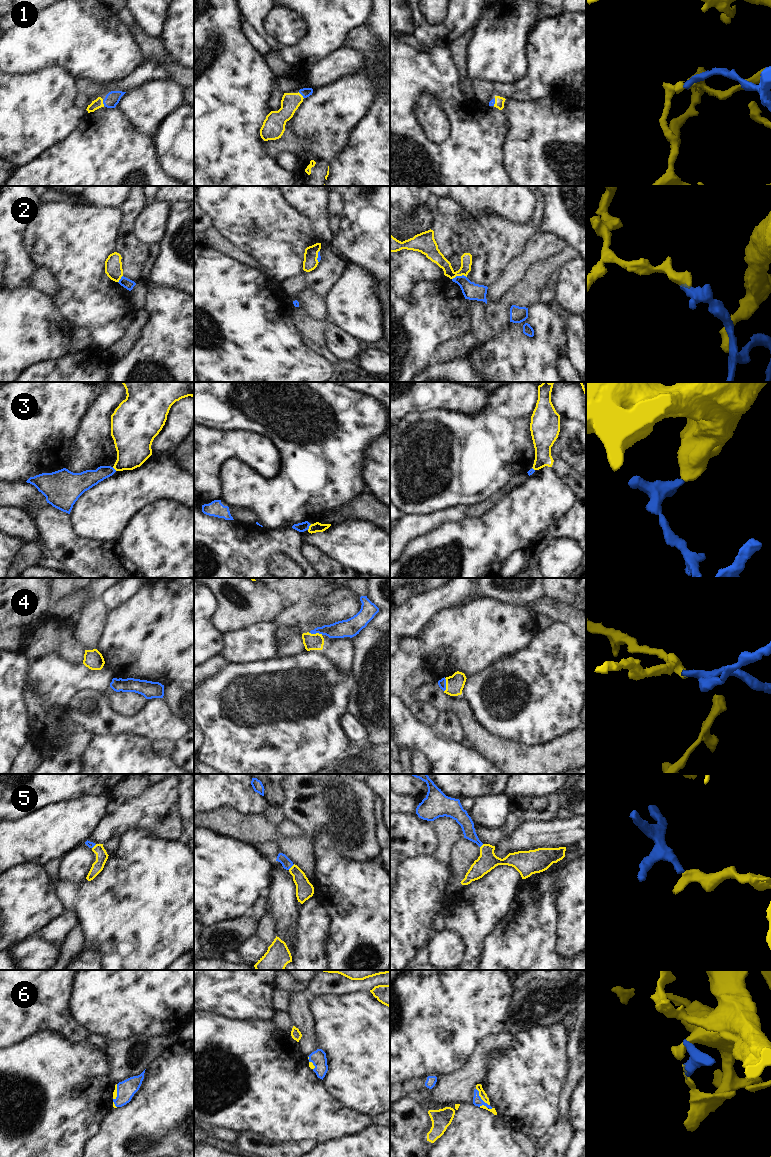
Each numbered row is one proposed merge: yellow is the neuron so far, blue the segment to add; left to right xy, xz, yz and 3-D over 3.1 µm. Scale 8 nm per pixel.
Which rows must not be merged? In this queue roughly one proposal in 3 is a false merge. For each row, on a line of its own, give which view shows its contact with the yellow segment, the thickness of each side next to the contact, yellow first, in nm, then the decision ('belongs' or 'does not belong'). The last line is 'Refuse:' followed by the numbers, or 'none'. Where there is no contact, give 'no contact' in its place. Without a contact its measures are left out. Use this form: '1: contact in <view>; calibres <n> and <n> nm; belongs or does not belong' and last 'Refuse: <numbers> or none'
1: contact in xz; calibres 150 and 80 nm; belongs
2: contact in yz; calibres 100 and 140 nm; does not belong
3: contact in xz; calibres 80 and 80 nm; does not belong
4: contact in xz; calibres 130 and 140 nm; belongs
5: contact in xz; calibres 140 and 80 nm; belongs
6: contact in yz; calibres 60 and 80 nm; belongs
Refuse: 2, 3

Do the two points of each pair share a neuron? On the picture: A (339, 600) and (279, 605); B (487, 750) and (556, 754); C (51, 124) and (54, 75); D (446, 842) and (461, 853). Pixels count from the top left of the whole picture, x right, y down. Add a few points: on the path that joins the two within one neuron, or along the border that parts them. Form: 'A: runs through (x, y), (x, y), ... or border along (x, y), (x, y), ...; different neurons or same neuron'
A: border along (288, 604), (272, 621); different neurons
B: runs through (504, 754), (539, 754); same neuron
C: runs through (51, 112), (51, 91), (53, 87); same neuron
D: border along (463, 837), (452, 847), (450, 863); different neurons

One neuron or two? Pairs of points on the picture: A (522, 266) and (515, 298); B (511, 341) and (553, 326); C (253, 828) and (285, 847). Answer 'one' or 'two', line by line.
A: two
B: one
C: one

